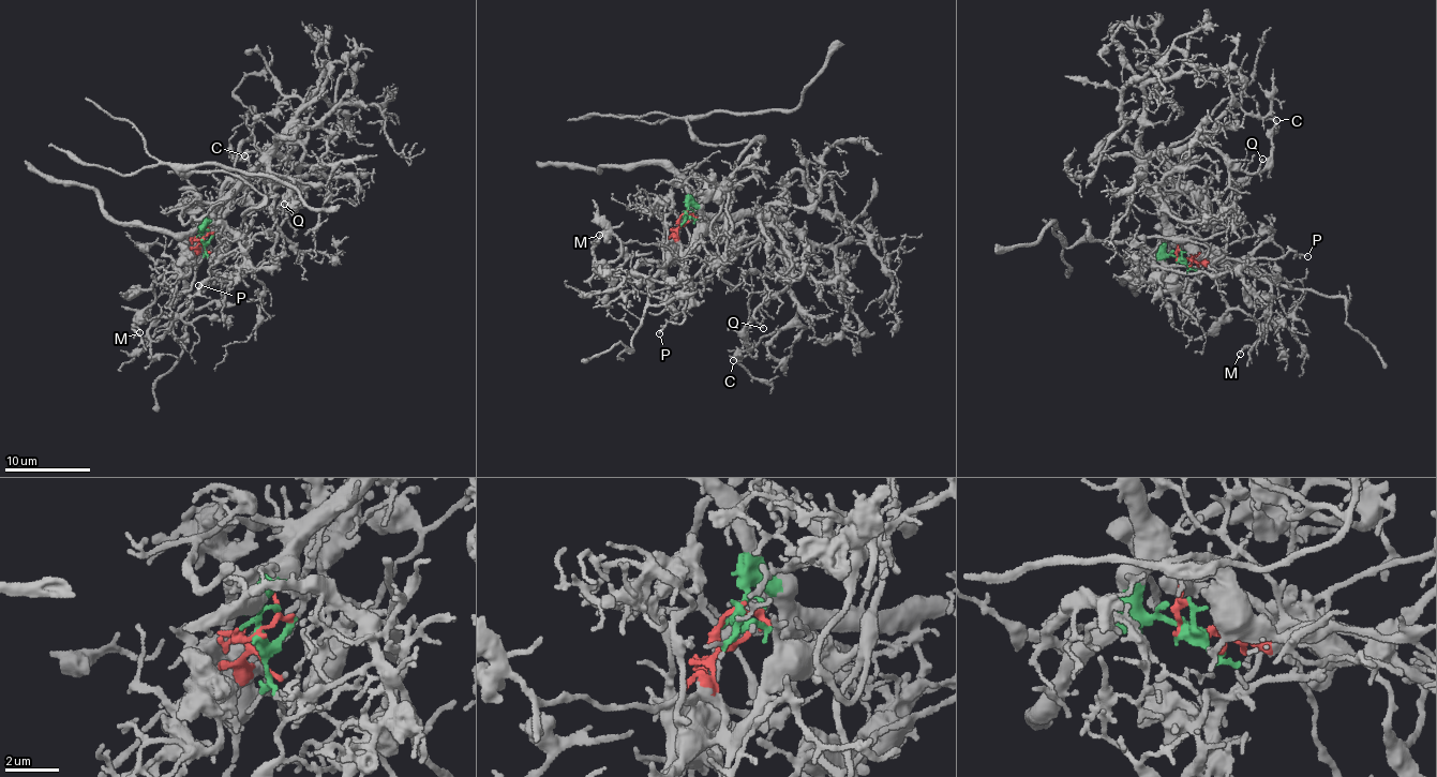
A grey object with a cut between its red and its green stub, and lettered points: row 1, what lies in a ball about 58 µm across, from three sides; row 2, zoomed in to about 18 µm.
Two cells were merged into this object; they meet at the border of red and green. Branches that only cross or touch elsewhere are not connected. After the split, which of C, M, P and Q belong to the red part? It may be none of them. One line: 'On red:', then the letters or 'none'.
On red: M, P

